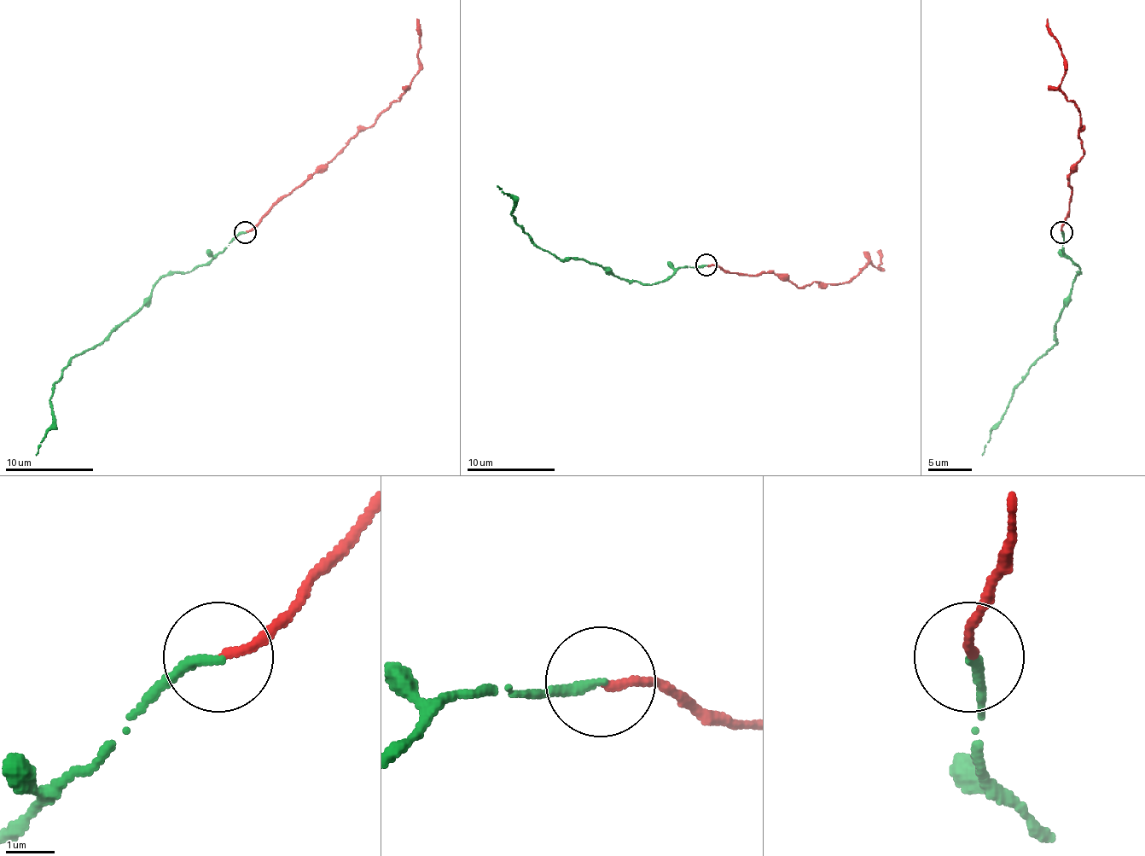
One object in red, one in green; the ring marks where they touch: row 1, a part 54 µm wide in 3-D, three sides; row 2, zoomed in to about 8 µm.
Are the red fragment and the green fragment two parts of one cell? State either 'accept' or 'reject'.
accept

